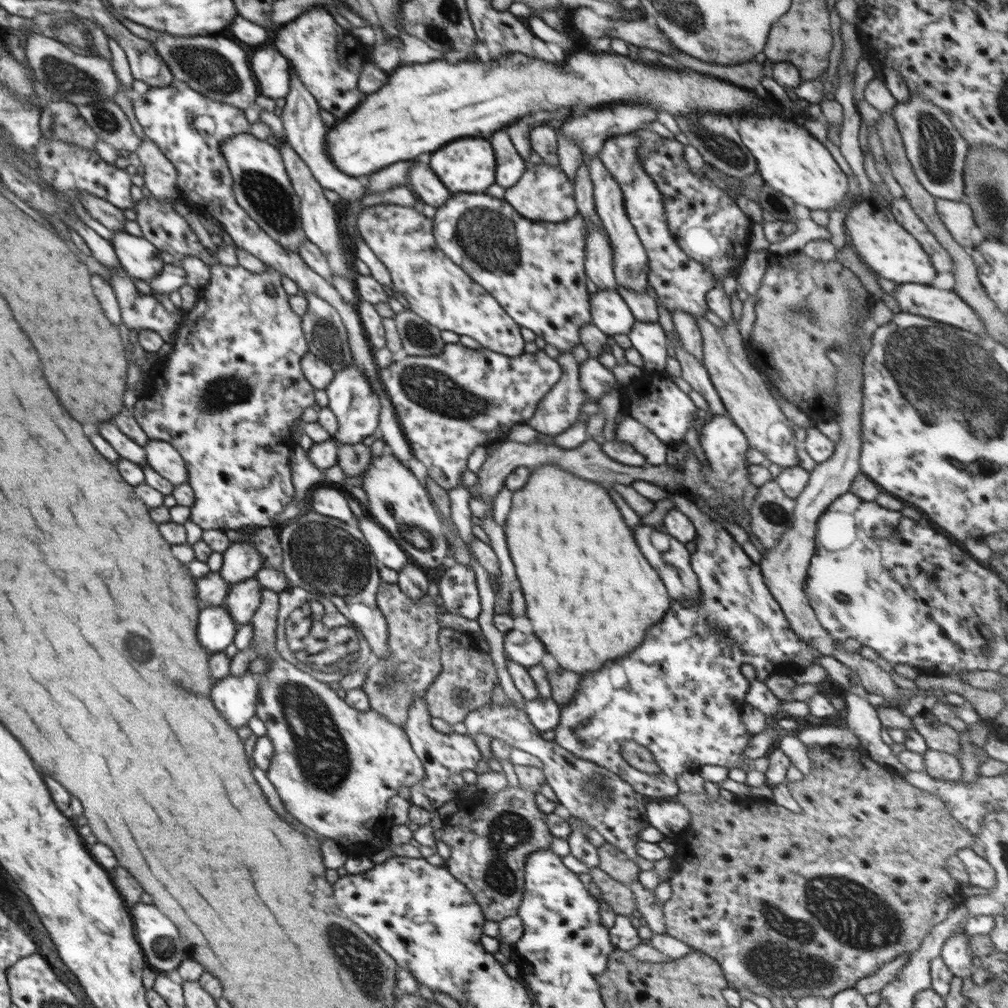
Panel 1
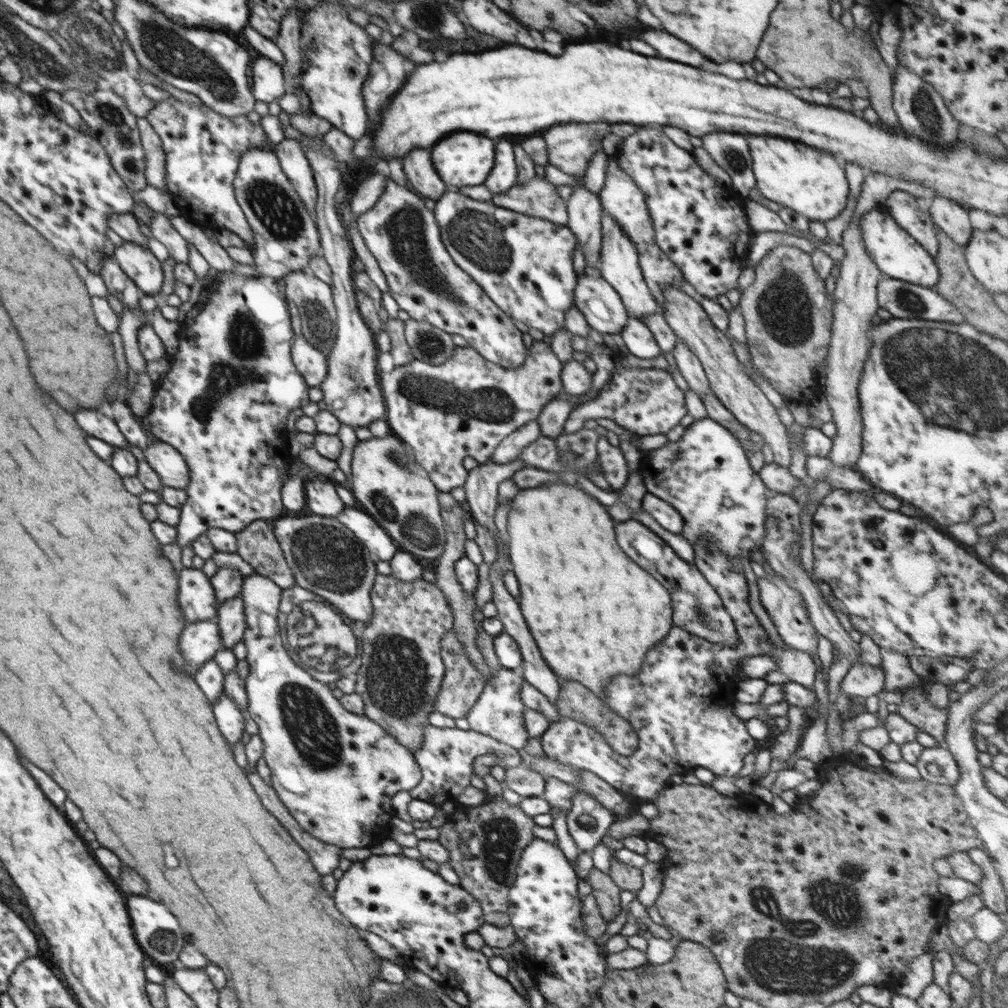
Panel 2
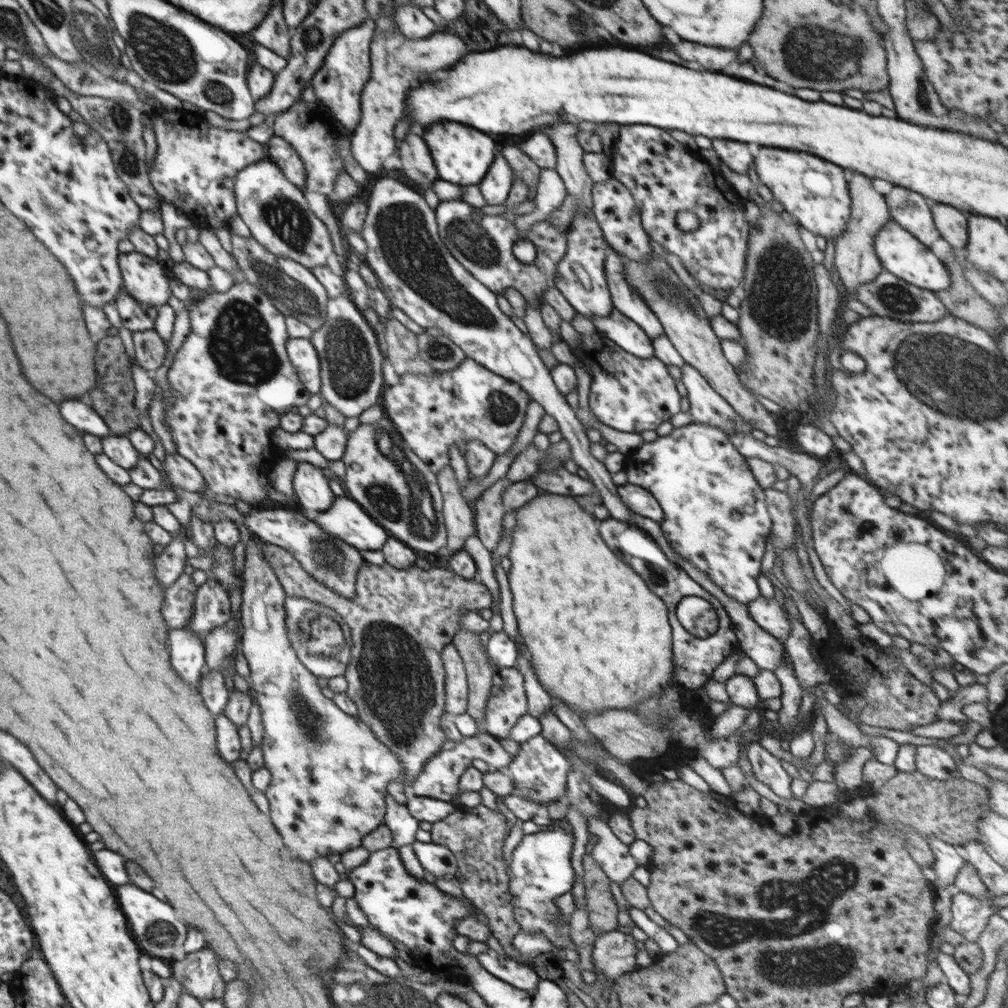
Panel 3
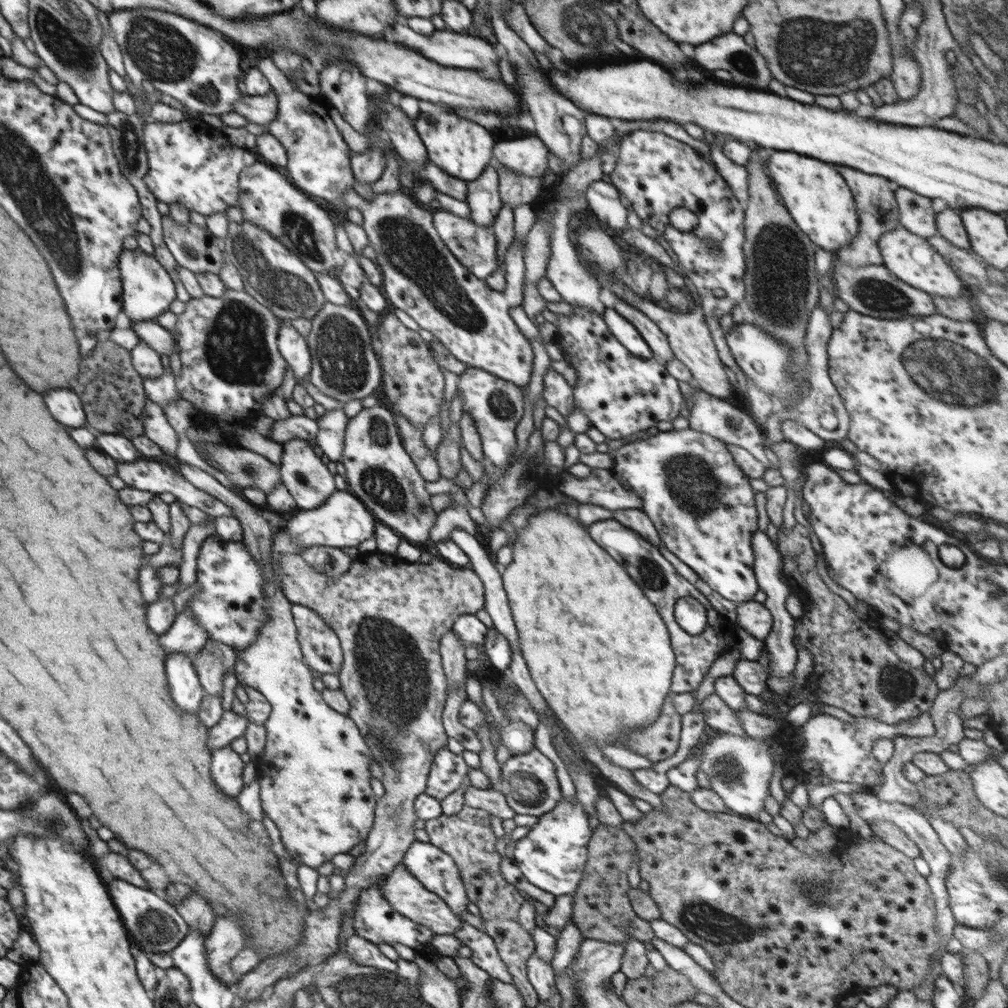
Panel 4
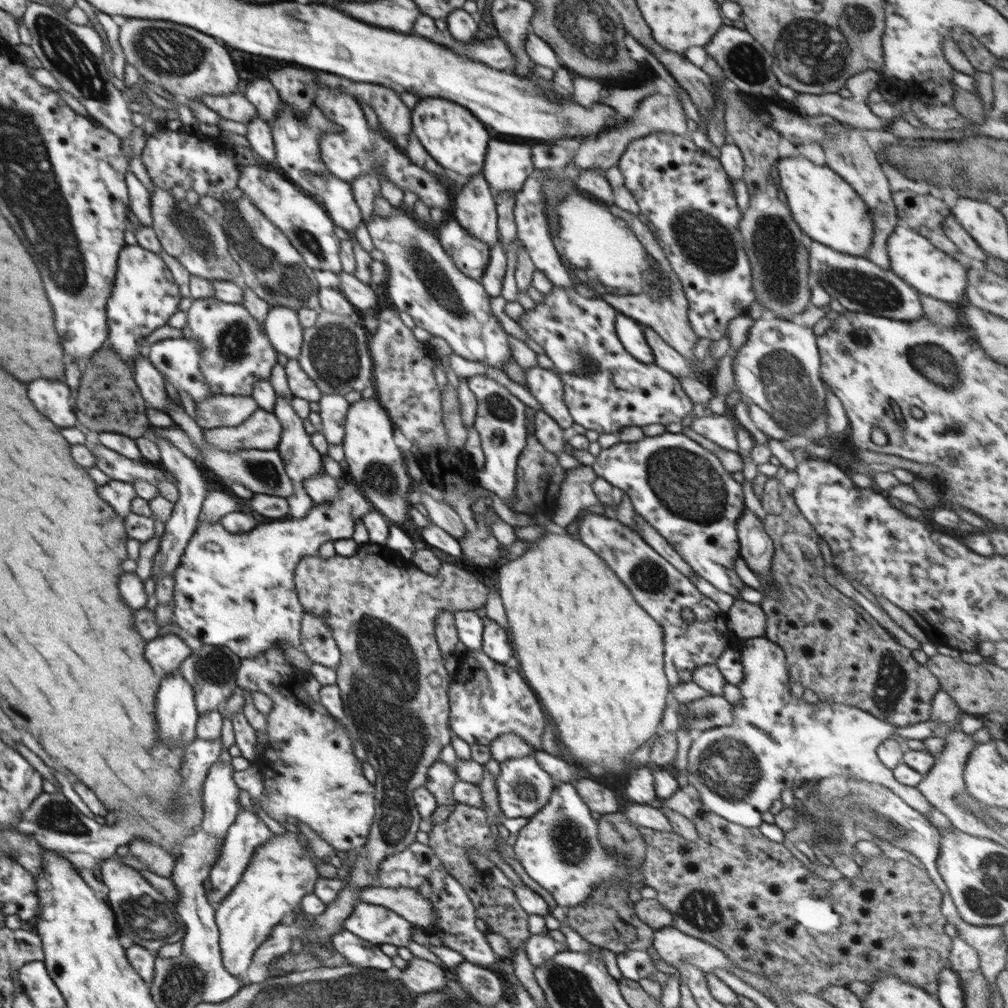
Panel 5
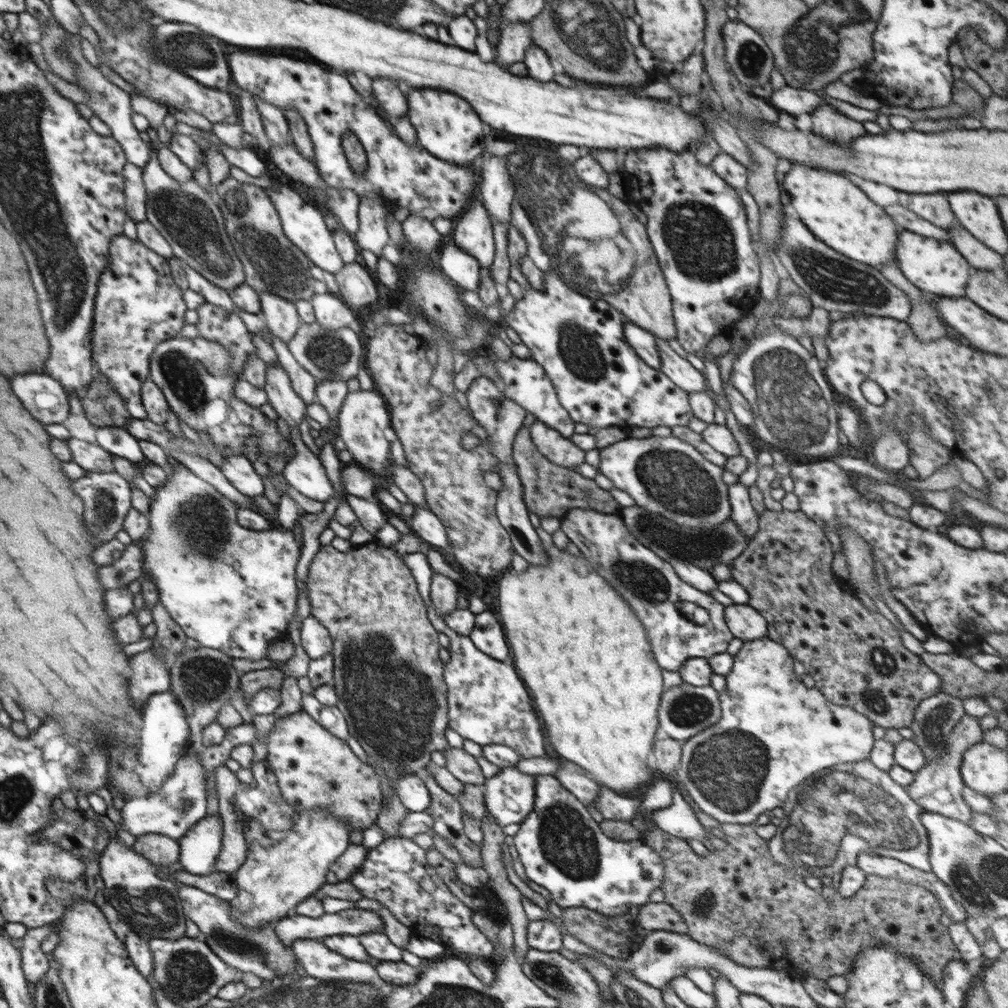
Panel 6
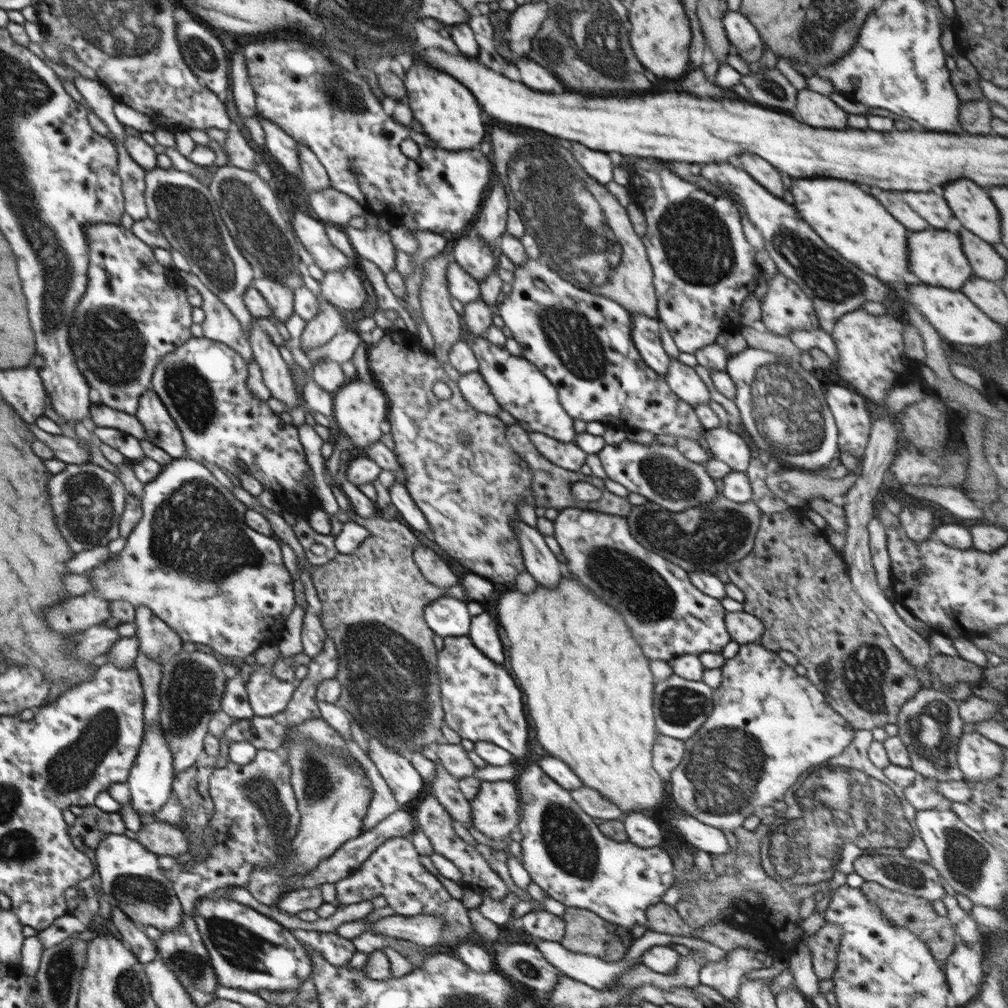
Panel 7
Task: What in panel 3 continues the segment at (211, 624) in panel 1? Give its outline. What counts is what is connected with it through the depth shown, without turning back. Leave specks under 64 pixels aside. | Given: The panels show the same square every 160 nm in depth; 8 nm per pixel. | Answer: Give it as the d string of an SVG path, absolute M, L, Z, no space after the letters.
M172 629L168 636L170 644L170 662L182 682L200 688L200 681L206 668L204 658L204 642L184 629Z

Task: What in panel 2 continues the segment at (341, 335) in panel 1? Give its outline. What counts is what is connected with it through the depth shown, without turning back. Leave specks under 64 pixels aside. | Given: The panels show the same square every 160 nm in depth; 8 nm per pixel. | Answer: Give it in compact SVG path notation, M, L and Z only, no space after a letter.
M308 270L294 271L294 273L284 276L284 282L286 300L293 301L303 311L304 327L301 334L314 348L321 350L328 357L337 337L337 312L333 303L331 287L310 274Z

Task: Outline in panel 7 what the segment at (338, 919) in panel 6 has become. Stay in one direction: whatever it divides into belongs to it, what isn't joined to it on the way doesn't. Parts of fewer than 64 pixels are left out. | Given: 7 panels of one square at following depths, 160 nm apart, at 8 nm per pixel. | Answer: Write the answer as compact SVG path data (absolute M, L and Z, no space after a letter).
M395 914L366 923L365 930L375 935L401 938L420 946L431 946L440 942L444 927L441 916L420 914L410 917Z

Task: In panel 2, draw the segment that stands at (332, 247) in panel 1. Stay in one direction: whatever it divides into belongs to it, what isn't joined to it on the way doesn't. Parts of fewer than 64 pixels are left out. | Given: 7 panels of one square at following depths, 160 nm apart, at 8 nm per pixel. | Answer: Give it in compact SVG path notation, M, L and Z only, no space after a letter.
M285 139L282 143L272 147L276 158L288 178L288 181L294 185L296 193L300 196L306 209L314 218L316 211L316 200L318 199L317 186L314 181L310 163L306 159L306 152L302 149L297 140Z

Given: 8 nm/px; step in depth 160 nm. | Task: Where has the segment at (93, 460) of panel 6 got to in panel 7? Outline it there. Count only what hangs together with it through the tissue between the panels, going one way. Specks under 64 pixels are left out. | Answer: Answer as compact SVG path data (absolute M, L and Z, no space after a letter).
M30 426L30 430L34 432L34 436L42 442L46 442L54 456L65 462L66 464L84 464L89 462L89 454L87 450L79 445L77 440L62 435L46 434L42 432L38 426Z

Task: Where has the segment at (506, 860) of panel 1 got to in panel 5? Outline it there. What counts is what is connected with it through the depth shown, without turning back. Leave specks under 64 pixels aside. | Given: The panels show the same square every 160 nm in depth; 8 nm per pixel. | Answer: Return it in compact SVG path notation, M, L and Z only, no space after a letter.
M456 804L452 814L442 823L433 825L429 834L428 846L438 855L442 864L448 868L448 872L461 884L465 894L468 894L472 904L475 906L478 920L485 930L494 934L500 934L508 940L511 953L503 959L498 959L502 972L501 977L506 978L506 985L512 986L510 982L519 982L513 969L513 960L519 946L531 937L527 925L529 914L520 906L519 900L510 888L500 886L493 882L493 876L490 870L481 871L474 865L467 850L478 850L484 856L487 856L489 850L496 849L497 834L491 830L484 808L468 806L467 804Z

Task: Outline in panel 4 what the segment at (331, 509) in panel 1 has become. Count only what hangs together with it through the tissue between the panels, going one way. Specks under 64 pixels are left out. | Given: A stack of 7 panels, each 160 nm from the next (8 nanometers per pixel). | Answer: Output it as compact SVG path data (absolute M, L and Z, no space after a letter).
M294 439L283 443L285 449L282 455L281 482L294 497L298 509L312 510L314 507L322 506L323 502L336 491L334 486L334 475L328 471L326 463L322 461L317 448L306 444L306 440Z

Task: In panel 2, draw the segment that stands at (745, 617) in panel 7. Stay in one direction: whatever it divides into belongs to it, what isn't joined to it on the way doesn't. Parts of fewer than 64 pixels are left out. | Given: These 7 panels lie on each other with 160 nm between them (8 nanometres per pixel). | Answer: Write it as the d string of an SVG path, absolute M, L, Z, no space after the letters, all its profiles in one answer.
M776 571L772 572L772 576L766 574L762 578L757 579L757 586L761 605L770 616L770 620L774 623L782 641L790 649L800 650L812 658L816 657L818 632L814 629L808 614L806 614L805 602L801 594L792 585L789 585L784 577L778 575Z

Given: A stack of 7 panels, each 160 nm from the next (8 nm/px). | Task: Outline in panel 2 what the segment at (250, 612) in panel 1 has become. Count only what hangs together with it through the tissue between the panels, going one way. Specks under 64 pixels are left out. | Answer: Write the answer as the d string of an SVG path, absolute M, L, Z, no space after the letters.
M242 595L225 600L218 606L216 622L222 636L222 649L234 649L244 639L246 629L245 604Z

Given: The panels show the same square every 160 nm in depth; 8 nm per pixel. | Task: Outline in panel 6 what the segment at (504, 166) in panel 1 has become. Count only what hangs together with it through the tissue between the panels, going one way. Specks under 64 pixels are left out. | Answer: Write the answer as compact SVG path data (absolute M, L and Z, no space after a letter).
M472 198L466 212L456 217L454 239L464 252L478 260L480 268L489 268L495 257L493 222L479 198Z

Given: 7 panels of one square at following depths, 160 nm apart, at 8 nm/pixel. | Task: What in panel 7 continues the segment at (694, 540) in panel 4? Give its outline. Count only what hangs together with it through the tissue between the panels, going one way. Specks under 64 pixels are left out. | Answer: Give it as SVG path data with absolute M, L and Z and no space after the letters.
M623 440L617 445L605 445L597 455L607 478L672 512L714 502L720 493L703 463L694 462L675 446L663 445L656 440L646 445Z

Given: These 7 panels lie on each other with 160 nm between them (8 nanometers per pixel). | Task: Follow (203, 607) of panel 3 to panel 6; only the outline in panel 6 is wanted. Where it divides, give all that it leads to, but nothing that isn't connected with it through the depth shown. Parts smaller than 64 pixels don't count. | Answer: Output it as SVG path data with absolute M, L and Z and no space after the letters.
M144 650L130 657L132 670L128 672L130 680L130 698L136 706L142 706L150 695L166 692L170 689L170 666L164 656L154 650Z

